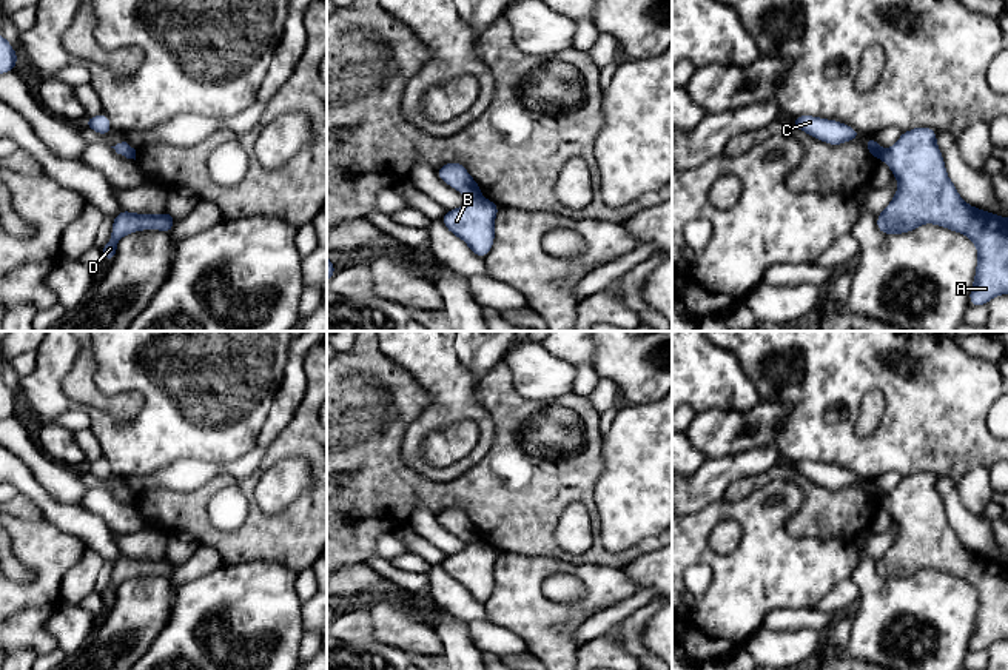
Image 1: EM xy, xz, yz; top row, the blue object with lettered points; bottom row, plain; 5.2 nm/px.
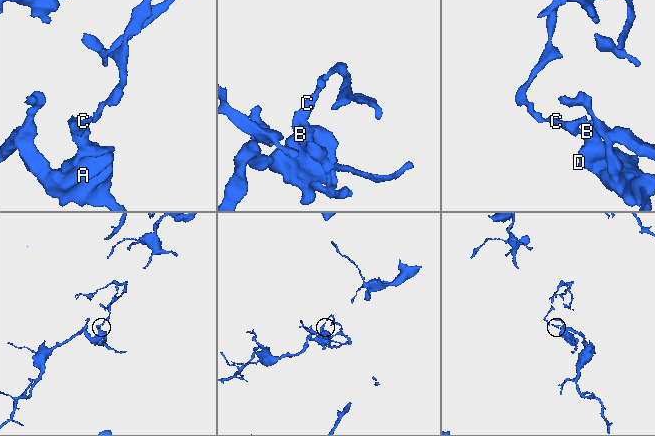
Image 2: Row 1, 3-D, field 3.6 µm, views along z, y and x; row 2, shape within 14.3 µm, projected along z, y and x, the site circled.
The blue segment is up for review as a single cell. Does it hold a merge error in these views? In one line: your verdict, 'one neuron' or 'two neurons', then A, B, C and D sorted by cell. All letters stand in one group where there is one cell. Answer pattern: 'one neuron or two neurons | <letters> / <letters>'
two neurons | A B D / C

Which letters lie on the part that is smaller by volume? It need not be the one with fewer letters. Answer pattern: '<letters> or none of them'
C

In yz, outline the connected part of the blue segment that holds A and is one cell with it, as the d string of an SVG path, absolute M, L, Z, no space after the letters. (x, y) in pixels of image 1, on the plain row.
M919 471L902 477L891 493L882 496L880 504L891 513L899 534L891 548L875 561L877 575L882 579L903 579L920 570L934 568L969 582L977 593L969 650L986 650L996 641L1008 639L1008 562L971 551L959 541L946 519L936 482L937 477L932 473Z

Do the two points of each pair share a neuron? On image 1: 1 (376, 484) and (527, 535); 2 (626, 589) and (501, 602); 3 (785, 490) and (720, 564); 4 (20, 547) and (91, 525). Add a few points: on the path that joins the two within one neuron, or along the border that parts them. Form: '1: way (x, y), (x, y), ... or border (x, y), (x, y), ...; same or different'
1: way (413, 490), (480, 493), (490, 504); same
2: way (595, 599), (577, 613), (532, 613); same
3: way (780, 512), (742, 555); same
4: border (45, 516), (87, 544); different

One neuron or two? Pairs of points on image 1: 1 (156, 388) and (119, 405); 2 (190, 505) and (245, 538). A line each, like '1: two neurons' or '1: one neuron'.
1: two neurons
2: one neuron

